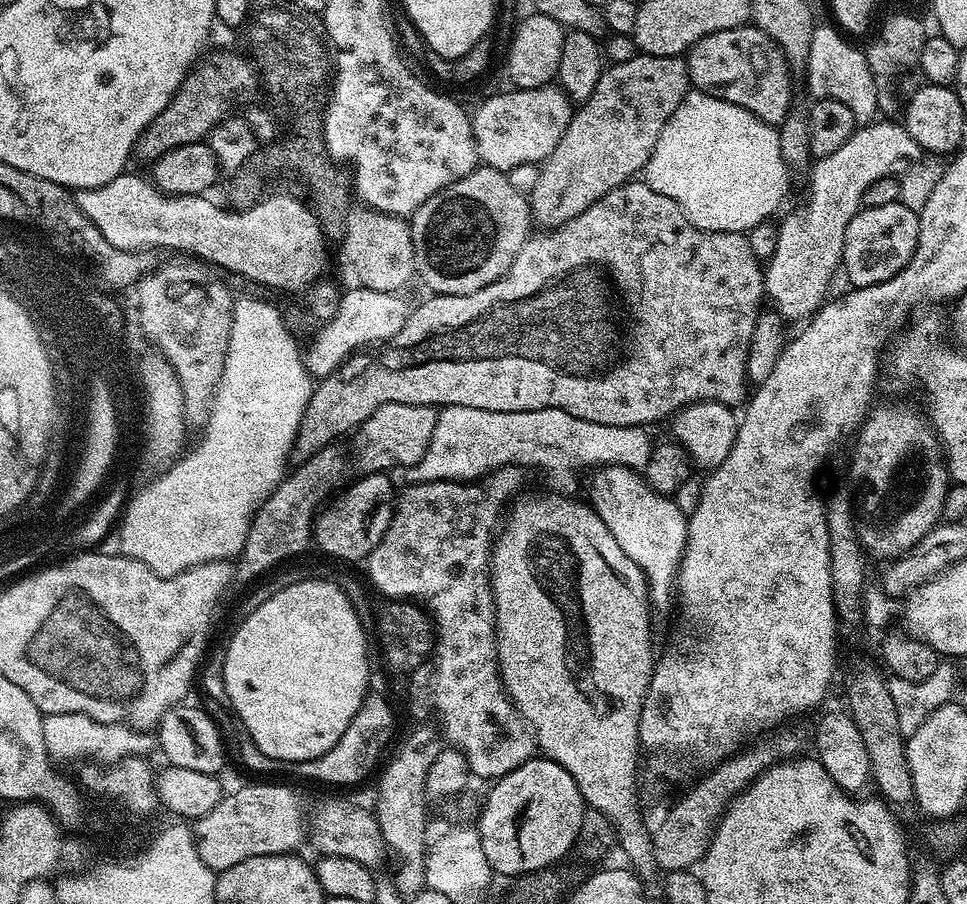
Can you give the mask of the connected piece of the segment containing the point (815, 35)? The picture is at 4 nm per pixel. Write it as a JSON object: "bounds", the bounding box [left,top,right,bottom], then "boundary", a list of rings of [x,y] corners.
{"bounds":[806,23,878,125],"boundary":[[[817,23],[812,30],[810,54],[806,65],[808,88],[817,101],[836,100],[848,106],[857,125],[873,123],[877,119],[878,109],[874,78],[871,77],[865,53],[860,48],[856,49],[848,41],[851,39],[839,27],[828,24]]]}

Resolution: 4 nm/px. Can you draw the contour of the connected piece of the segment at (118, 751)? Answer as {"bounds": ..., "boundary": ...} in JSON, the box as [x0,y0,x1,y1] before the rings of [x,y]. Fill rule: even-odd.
{"bounds":[42,714,148,766],"boundary":[[[50,714],[42,722],[42,738],[46,738],[46,750],[53,761],[80,760],[99,762],[107,766],[131,756],[147,757],[148,748],[139,731],[126,724],[103,724],[82,714]]]}

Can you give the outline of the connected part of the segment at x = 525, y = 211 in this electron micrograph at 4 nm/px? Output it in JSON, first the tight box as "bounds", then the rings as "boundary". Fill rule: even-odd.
{"bounds":[410,166,534,296],"boundary":[[[477,166],[470,174],[458,178],[458,182],[434,194],[434,198],[422,202],[422,206],[418,206],[418,210],[410,217],[410,227],[418,280],[420,276],[421,282],[429,288],[429,293],[438,296],[465,296],[474,294],[474,290],[482,290],[482,286],[490,286],[490,282],[502,278],[502,274],[510,270],[510,262],[518,258],[518,250],[522,250],[527,242],[534,221],[527,195],[510,186],[506,172]]]}

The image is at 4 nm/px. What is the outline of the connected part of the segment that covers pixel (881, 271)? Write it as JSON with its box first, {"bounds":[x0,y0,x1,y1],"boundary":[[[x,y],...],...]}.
{"bounds":[842,203,919,288],"boundary":[[[902,203],[861,207],[850,226],[846,226],[842,272],[848,275],[849,285],[865,288],[894,278],[894,274],[901,272],[910,262],[918,242],[919,229],[919,212],[908,209]]]}

